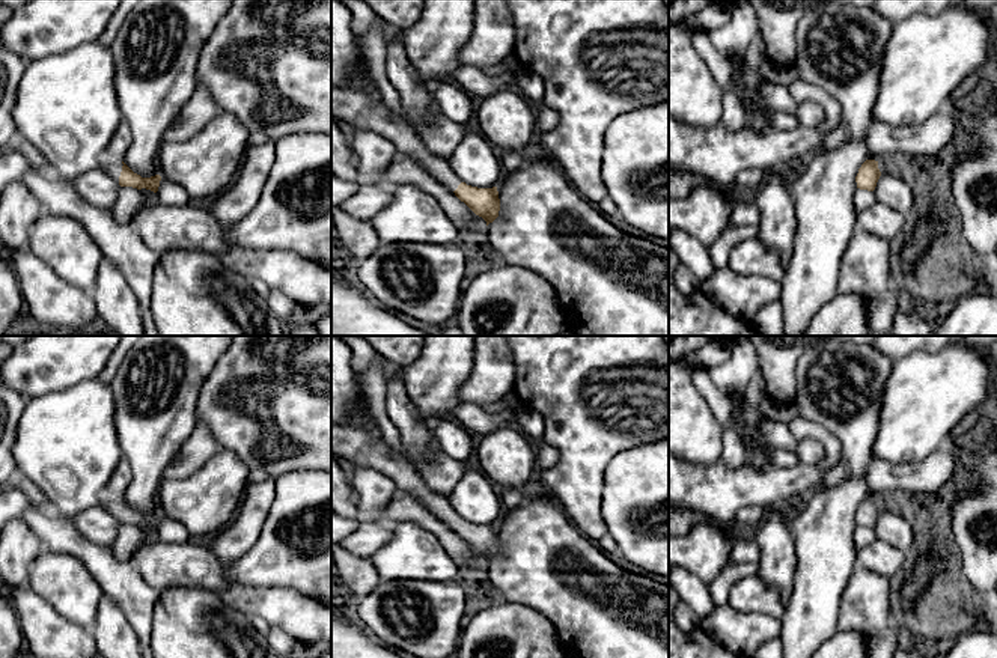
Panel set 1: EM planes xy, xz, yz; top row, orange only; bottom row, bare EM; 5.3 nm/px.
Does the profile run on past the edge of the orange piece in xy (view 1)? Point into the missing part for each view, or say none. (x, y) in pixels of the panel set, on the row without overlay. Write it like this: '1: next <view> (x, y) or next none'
1: next xy (112, 505)

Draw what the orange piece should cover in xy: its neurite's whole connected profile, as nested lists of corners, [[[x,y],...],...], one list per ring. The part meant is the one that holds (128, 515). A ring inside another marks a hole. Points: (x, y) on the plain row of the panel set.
[[[104,497],[102,503],[105,509],[120,522],[120,524],[133,524],[137,527],[146,525],[154,530],[158,529],[161,513],[155,512],[151,515],[142,515],[134,510],[123,498],[110,498]]]

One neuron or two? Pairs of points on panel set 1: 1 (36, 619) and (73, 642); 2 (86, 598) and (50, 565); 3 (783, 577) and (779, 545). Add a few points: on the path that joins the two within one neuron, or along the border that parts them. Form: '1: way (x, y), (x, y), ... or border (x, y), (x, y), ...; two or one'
1: way (45, 628), (59, 642), (64, 642); one
2: way (77, 590), (59, 574); one
3: way (779, 569), (779, 553); one

